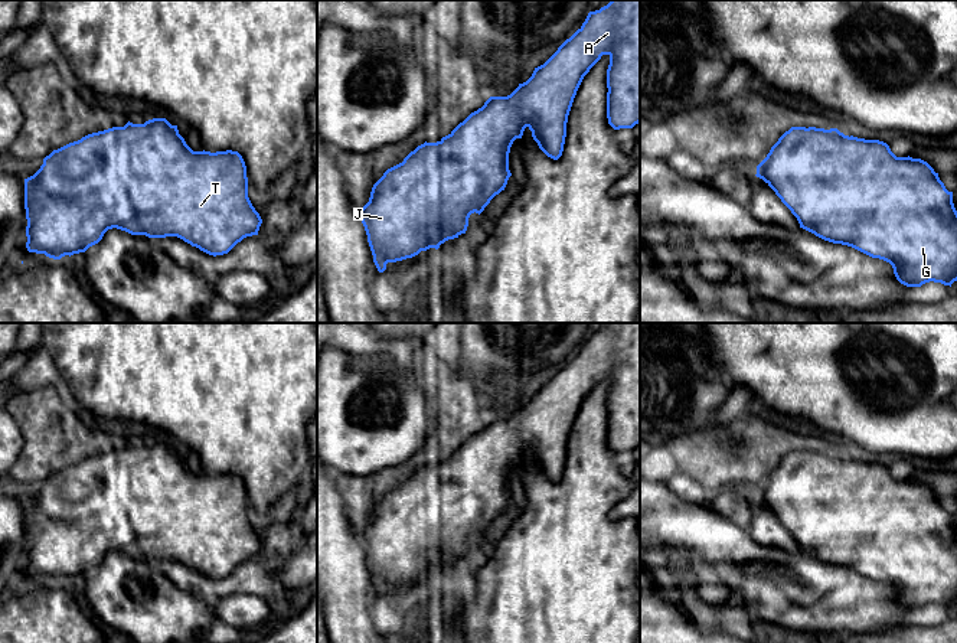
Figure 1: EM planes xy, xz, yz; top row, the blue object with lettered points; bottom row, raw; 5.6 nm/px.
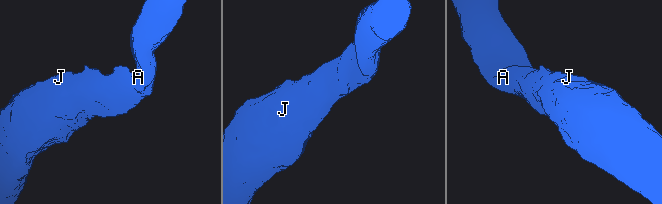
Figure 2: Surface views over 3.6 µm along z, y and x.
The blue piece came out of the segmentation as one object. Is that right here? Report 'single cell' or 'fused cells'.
single cell

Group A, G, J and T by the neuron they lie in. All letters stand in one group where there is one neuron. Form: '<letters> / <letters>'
A G J T

